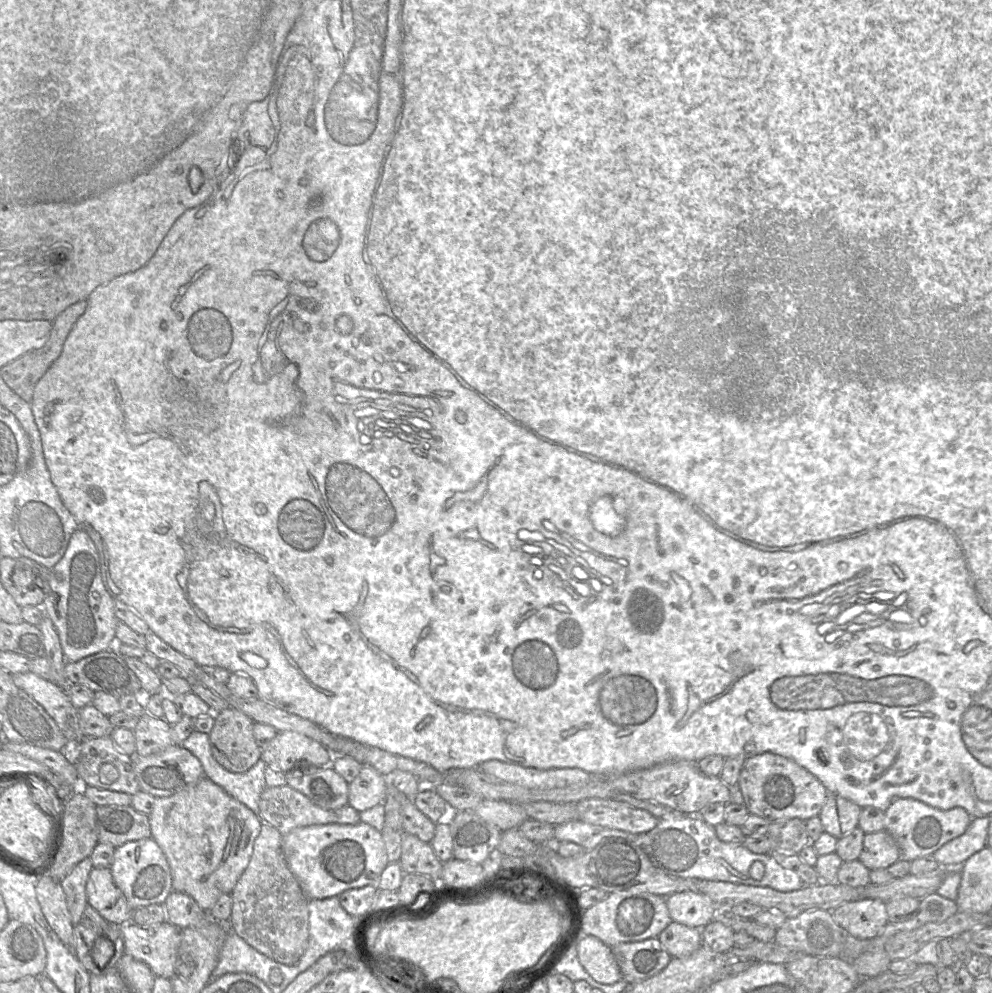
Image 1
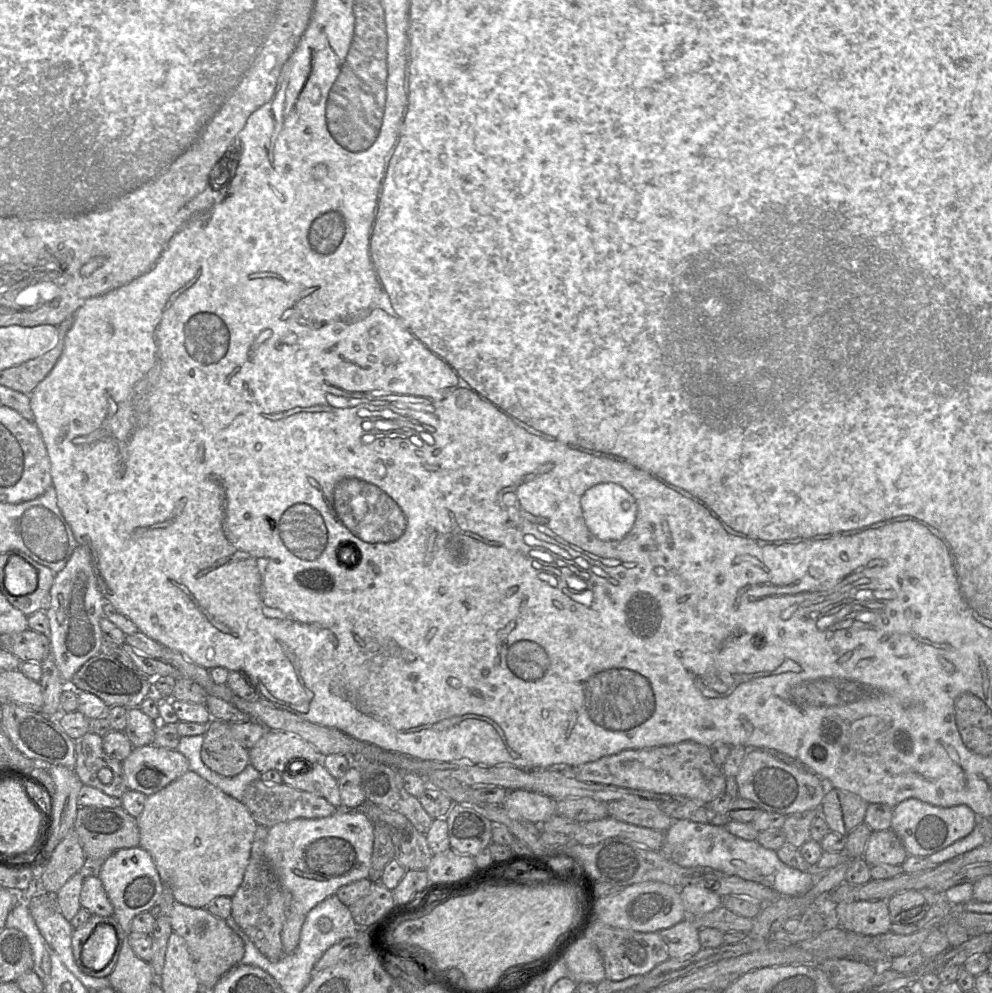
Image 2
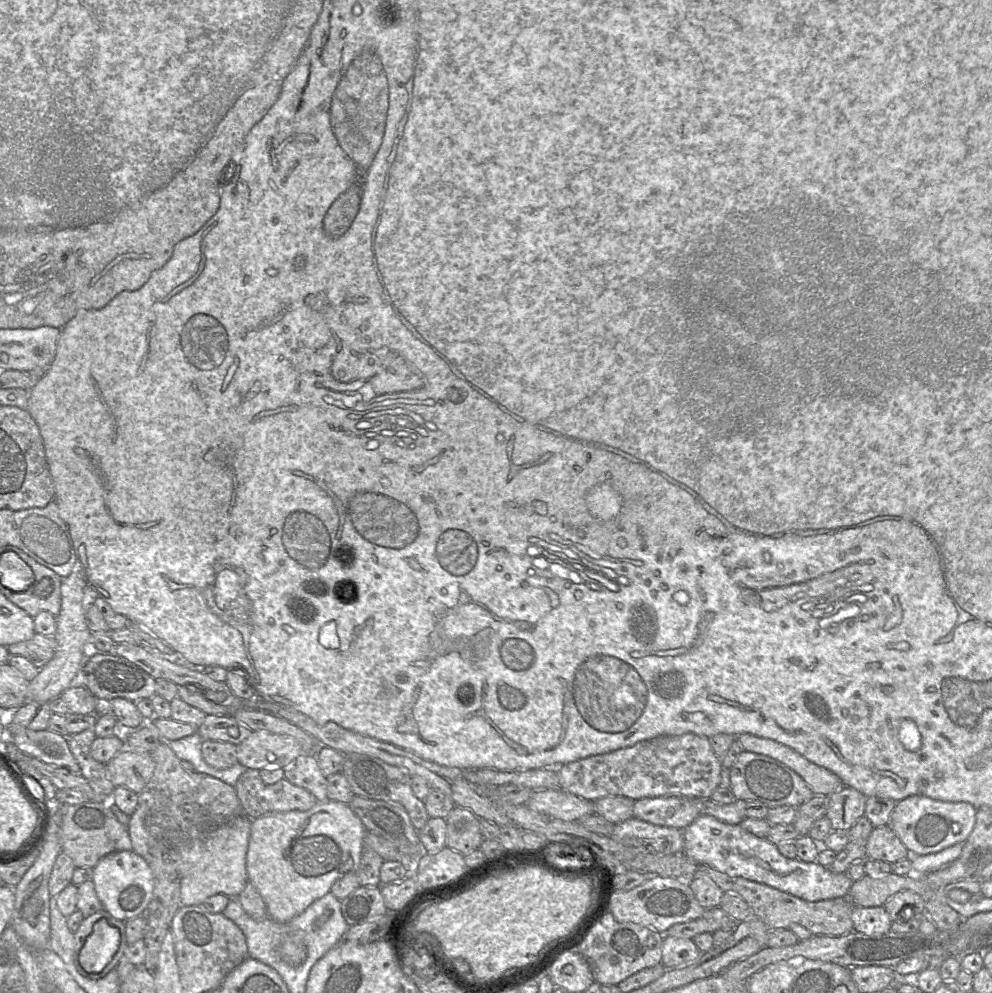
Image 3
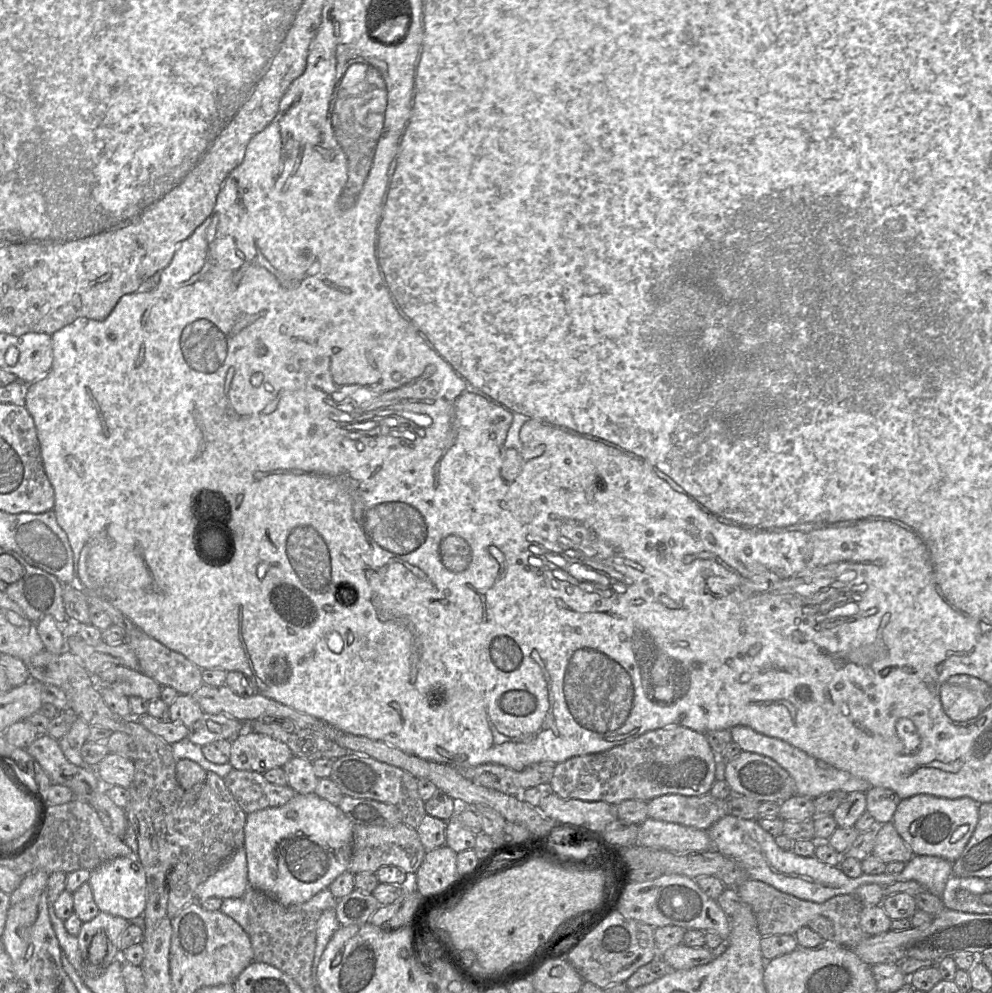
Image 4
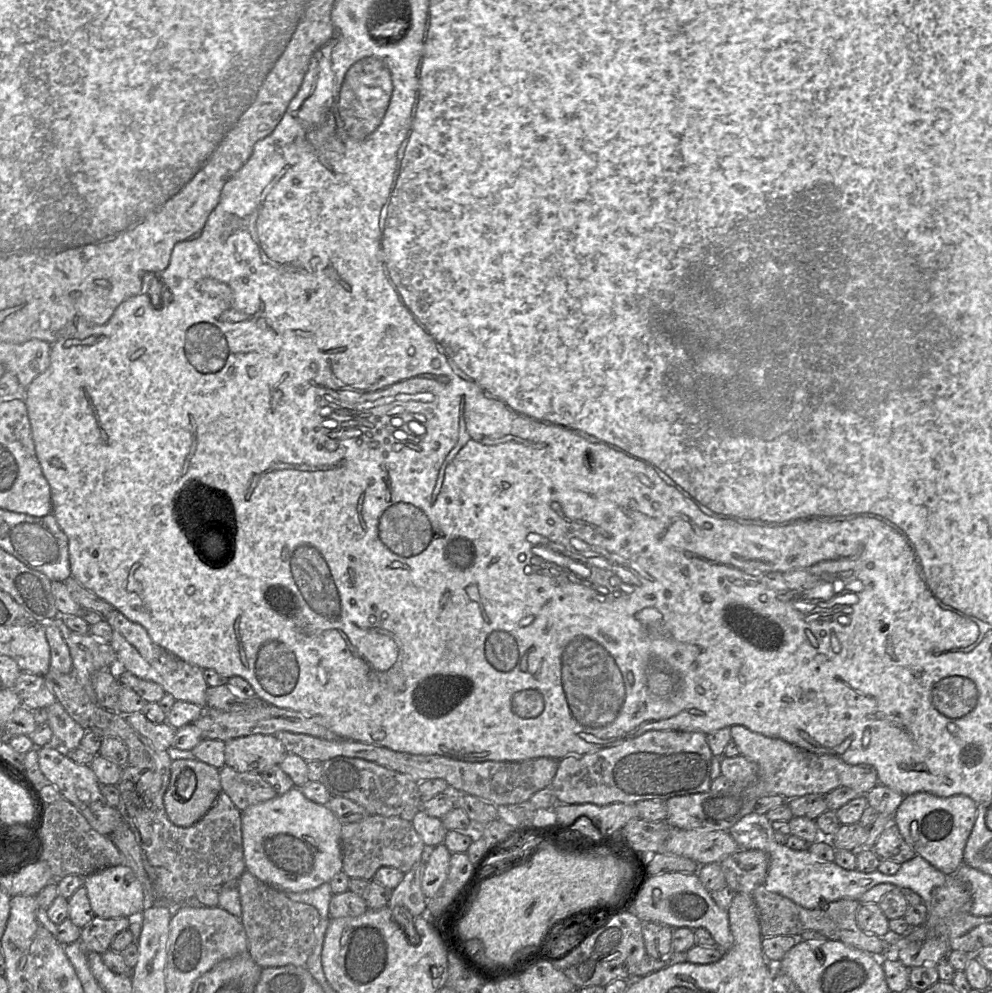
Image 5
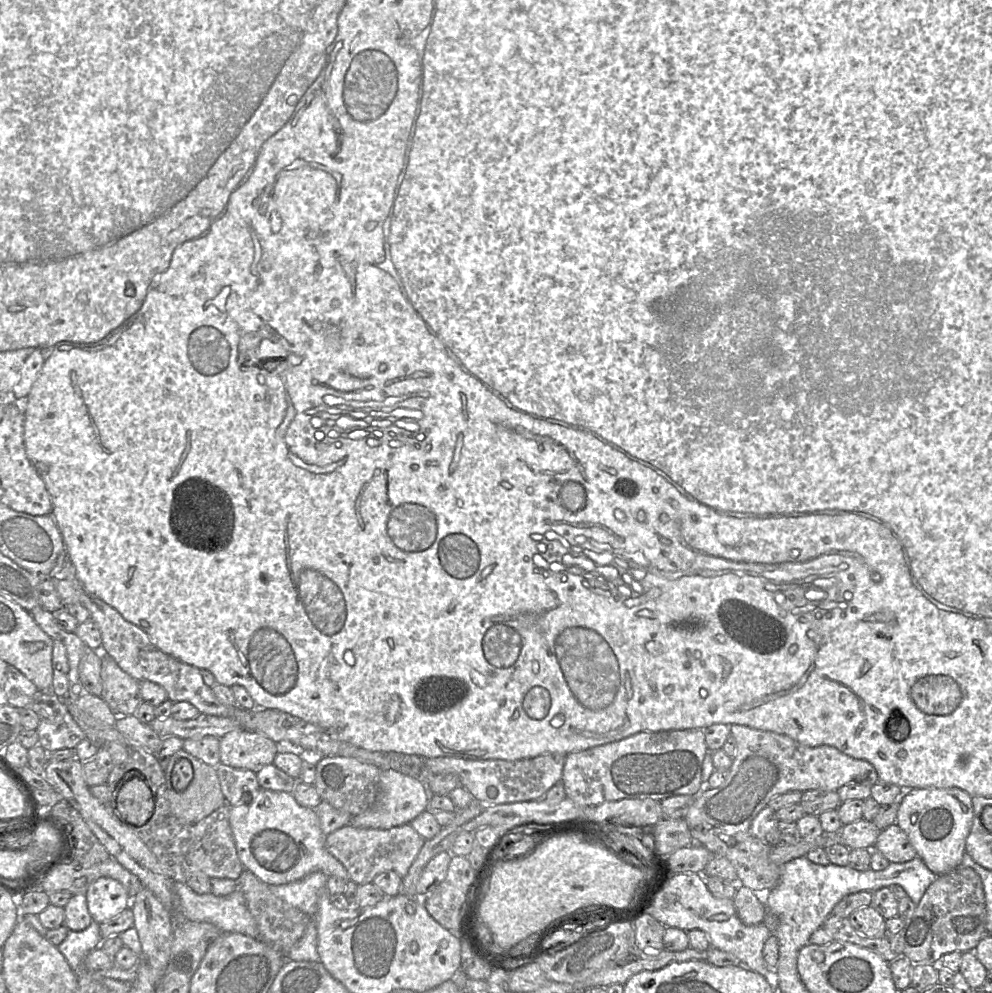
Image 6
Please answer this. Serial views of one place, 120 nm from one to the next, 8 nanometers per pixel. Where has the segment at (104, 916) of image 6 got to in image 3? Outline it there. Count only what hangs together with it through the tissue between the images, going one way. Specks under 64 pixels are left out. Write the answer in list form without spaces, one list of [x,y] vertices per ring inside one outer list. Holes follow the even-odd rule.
[[[134,851],[114,852],[93,868],[92,881],[103,909],[117,920],[127,922],[147,912],[153,897],[154,876],[146,860]]]

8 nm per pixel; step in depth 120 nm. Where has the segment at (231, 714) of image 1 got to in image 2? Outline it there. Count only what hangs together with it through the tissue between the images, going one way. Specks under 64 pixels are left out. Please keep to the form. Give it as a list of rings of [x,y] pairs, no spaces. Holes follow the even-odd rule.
[[[216,719],[208,723],[201,759],[212,771],[225,777],[238,775],[250,763],[249,750],[234,738],[230,723]]]

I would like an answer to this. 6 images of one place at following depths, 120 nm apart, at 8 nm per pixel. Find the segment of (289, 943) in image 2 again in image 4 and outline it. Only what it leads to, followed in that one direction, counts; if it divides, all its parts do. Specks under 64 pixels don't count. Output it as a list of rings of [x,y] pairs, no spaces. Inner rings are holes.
[[[296,793],[283,806],[247,814],[244,847],[249,886],[286,907],[310,900],[349,870],[353,827],[337,805],[315,793]]]

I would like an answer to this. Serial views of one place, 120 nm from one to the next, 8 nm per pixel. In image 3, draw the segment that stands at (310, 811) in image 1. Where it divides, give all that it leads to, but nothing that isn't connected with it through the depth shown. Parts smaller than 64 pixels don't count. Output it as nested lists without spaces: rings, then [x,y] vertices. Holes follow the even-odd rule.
[[[247,769],[234,788],[243,814],[250,819],[294,810],[307,811],[318,802],[308,790],[285,778],[272,785],[265,784],[260,772],[254,769]]]

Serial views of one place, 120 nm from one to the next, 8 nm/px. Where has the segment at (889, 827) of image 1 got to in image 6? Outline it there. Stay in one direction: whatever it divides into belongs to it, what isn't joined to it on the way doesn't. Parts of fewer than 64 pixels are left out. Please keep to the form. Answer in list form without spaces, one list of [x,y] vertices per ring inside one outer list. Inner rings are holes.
[[[925,787],[905,790],[895,823],[907,834],[917,856],[937,876],[962,866],[966,839],[973,823],[972,797],[960,788]]]

